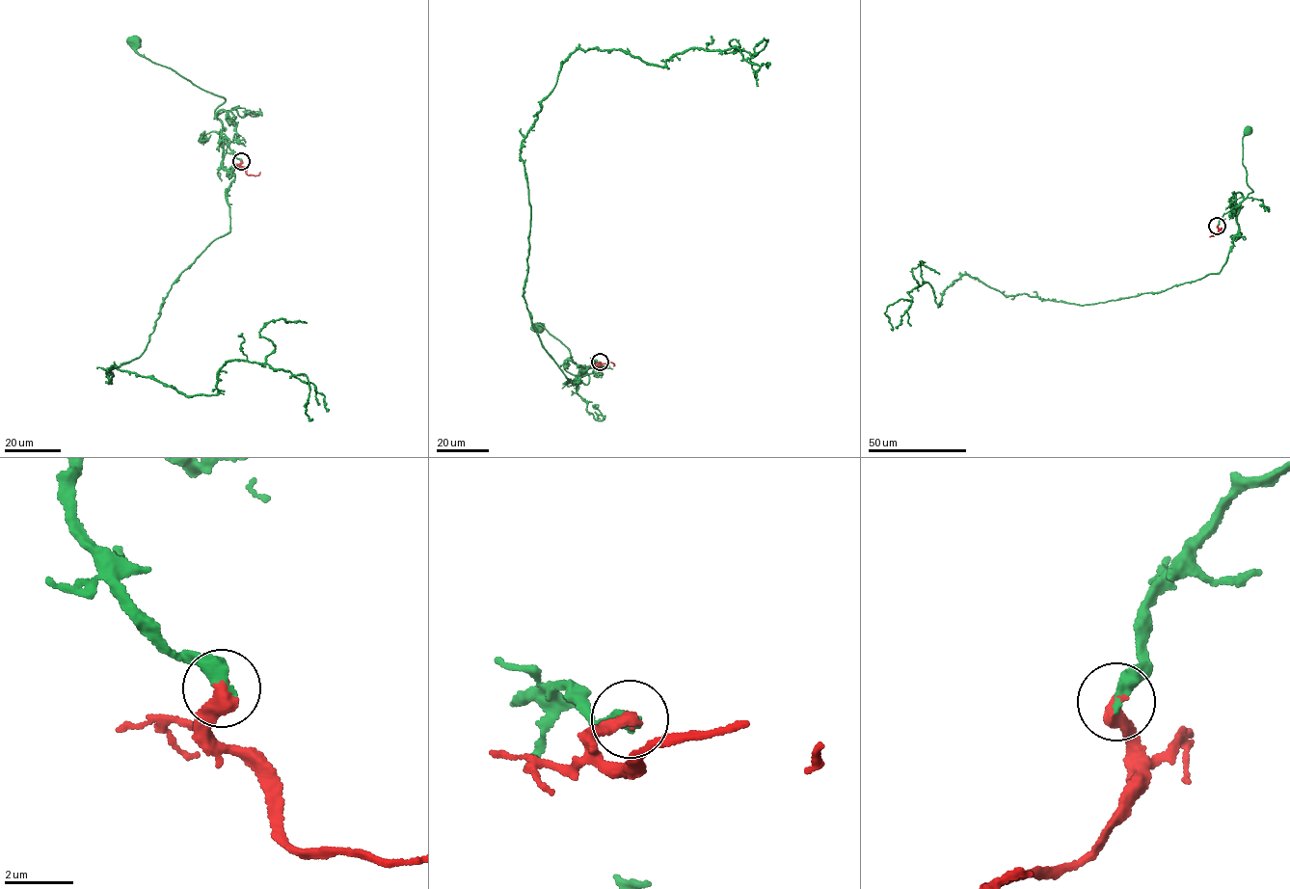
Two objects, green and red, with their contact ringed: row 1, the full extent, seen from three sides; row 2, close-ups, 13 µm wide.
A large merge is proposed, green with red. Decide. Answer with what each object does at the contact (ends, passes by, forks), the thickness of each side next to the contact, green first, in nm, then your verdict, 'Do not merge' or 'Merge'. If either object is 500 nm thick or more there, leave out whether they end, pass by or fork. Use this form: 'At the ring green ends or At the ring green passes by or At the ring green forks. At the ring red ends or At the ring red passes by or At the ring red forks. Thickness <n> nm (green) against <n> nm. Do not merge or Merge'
At the ring green ends. At the ring red ends. Thickness 480 nm (green) against 440 nm. Merge

